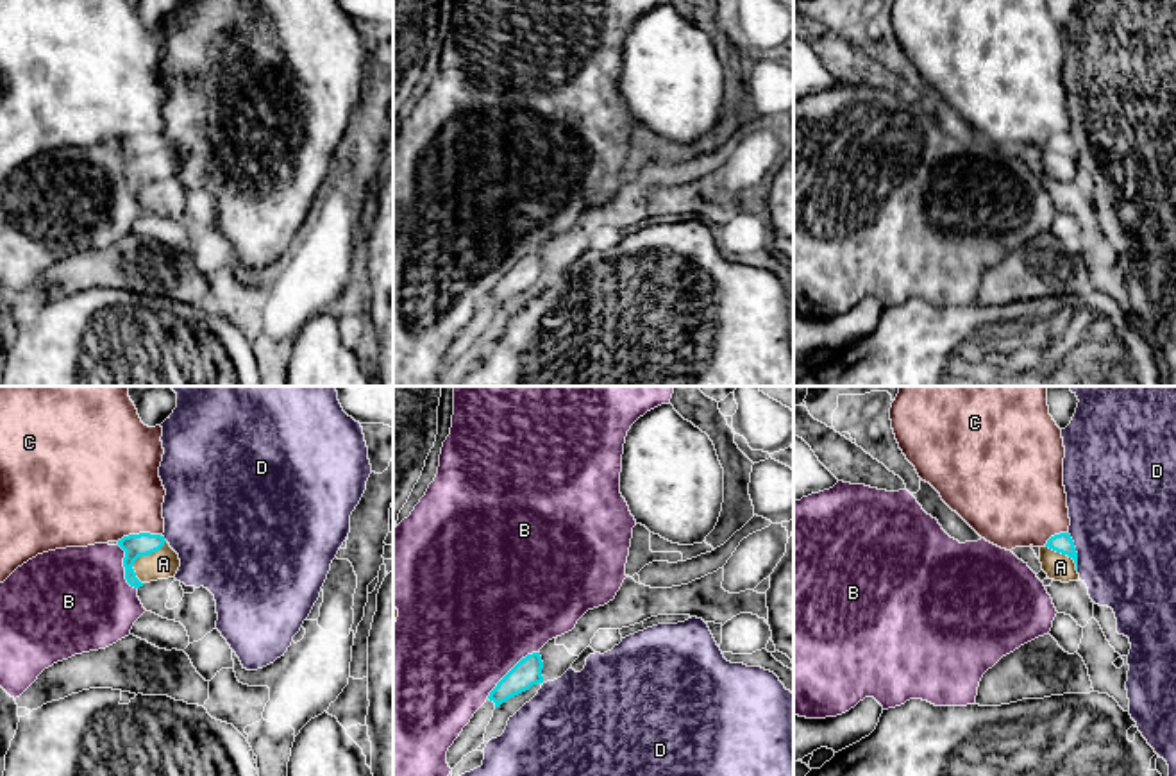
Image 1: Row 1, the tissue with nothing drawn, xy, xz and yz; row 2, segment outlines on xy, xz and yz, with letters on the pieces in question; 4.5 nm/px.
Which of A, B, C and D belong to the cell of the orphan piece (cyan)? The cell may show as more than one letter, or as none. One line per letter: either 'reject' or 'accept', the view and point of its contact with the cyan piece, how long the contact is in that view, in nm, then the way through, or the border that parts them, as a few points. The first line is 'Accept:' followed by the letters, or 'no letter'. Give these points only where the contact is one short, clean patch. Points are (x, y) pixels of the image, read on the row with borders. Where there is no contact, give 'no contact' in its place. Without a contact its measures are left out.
Accept: A
A: accept; meets cyan in xy at (140, 556); contact 220 nm long; runs through xy (143, 544), (140, 556), (163, 564)
B: reject; meets cyan in xz at (510, 671); contact 320 nm long
C: reject; meets cyan in xy at (140, 533); contact 200 nm long; border along xy (161, 535), (129, 533), (117, 540)
D: reject; meets cyan in yz at (1075, 551); contact 180 nm long; border along yz (1067, 531), (1076, 553), (1078, 569)

